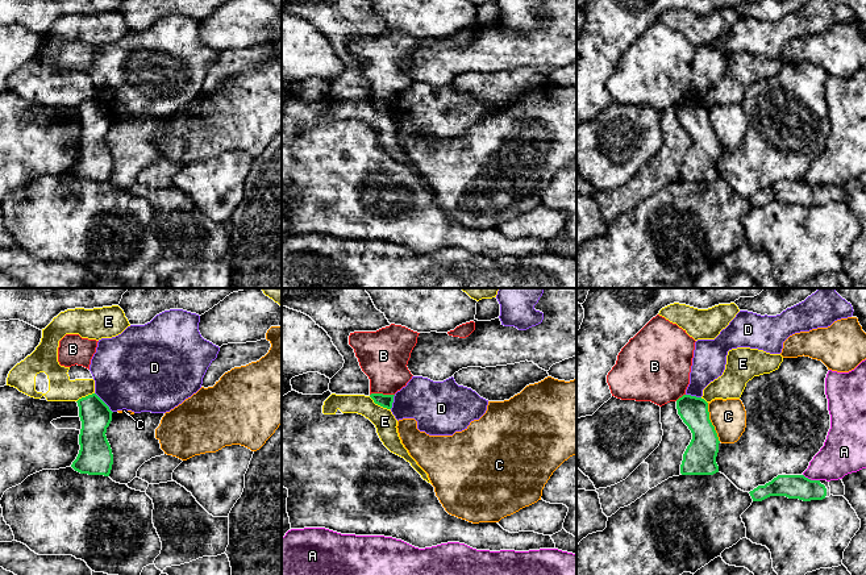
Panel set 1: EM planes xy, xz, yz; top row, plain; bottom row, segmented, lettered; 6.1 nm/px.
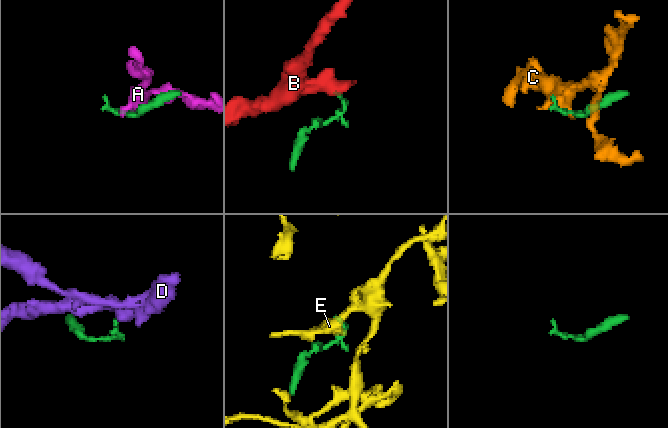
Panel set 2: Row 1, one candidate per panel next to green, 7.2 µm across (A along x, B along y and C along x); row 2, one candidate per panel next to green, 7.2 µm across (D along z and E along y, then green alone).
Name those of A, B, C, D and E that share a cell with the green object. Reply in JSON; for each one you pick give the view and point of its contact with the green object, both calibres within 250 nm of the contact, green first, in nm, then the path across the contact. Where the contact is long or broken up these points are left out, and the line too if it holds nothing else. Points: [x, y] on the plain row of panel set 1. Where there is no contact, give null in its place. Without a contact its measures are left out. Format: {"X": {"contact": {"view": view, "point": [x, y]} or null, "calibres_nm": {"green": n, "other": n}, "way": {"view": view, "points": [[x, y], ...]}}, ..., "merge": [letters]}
{"merge": []}

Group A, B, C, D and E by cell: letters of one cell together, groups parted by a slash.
A / B / C / D / E

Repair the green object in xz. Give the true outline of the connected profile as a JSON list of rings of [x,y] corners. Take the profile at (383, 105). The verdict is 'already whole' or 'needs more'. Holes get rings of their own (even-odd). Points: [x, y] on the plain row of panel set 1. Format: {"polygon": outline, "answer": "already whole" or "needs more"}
{"polygon": [[[371,99],[370,103],[374,105],[375,109],[391,114],[394,108],[395,100],[383,100],[383,99]]], "answer": "already whole"}

